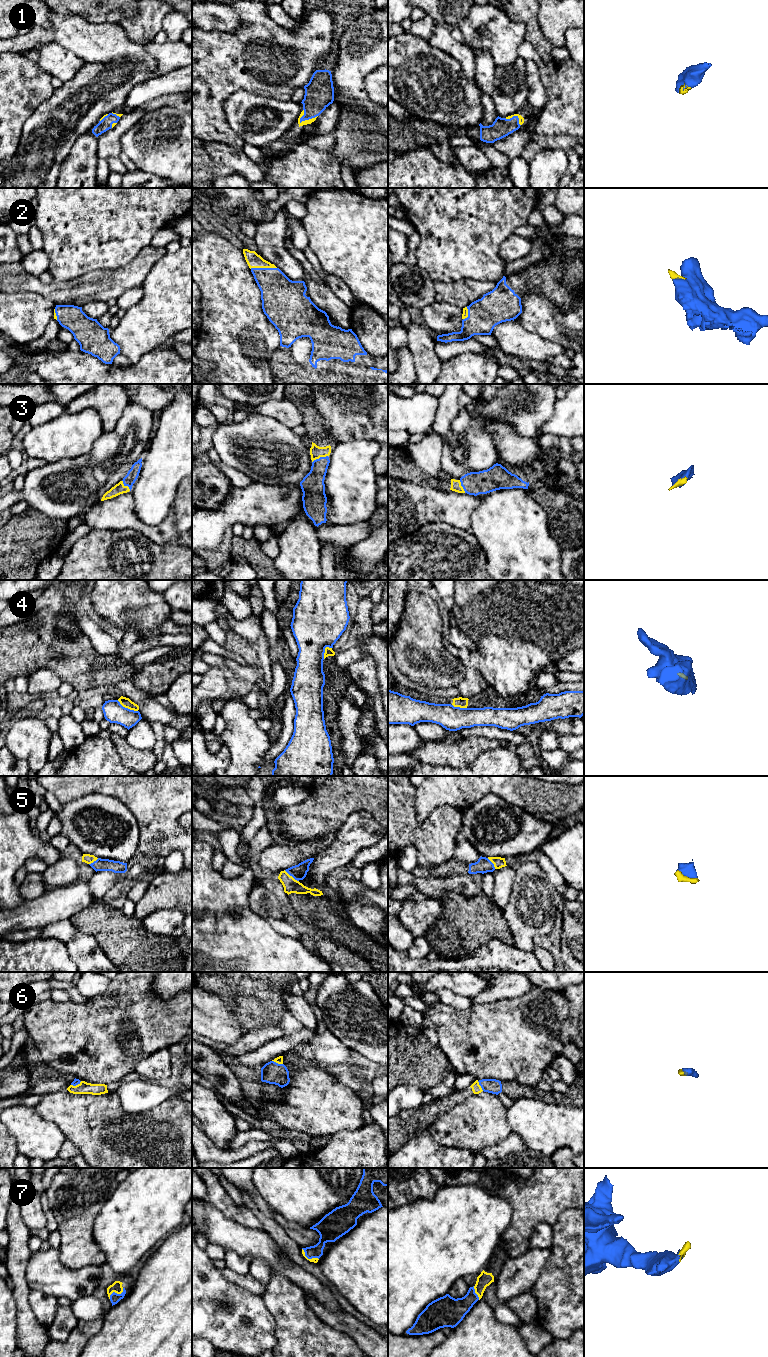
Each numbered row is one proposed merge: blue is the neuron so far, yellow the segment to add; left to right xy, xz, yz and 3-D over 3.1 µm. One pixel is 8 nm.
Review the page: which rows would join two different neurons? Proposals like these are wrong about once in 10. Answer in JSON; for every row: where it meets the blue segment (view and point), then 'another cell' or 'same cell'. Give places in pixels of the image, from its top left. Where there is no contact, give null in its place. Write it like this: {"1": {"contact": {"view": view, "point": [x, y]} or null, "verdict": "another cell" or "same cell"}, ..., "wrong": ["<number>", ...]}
{"1": {"contact": {"view": "xz", "point": [308, 119]}, "verdict": "same cell"}, "2": {"contact": {"view": "xz", "point": [263, 268]}, "verdict": "same cell"}, "3": {"contact": {"view": "xz", "point": [320, 457]}, "verdict": "same cell"}, "4": {"contact": {"view": "xy", "point": [127, 708]}, "verdict": "another cell"}, "5": {"contact": {"view": "xz", "point": [291, 875]}, "verdict": "same cell"}, "6": {"contact": {"view": "yz", "point": [480, 1085]}, "verdict": "same cell"}, "7": {"contact": {"view": "xy", "point": [116, 1293]}, "verdict": "same cell"}, "wrong": ["4"]}

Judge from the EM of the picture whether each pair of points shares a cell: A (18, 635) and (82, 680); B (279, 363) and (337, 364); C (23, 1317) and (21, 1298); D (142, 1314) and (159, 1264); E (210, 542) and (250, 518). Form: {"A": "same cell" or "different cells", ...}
{"A": "same cell", "B": "same cell", "C": "same cell", "D": "same cell", "E": "same cell"}

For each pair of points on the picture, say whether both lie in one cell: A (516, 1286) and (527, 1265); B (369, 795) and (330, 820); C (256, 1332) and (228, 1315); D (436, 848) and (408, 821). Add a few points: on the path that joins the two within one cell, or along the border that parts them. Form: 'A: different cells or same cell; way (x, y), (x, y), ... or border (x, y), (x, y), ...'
A: same cell; way (516, 1281), (516, 1278), (524, 1270)
B: same cell; way (359, 795), (355, 795), (340, 810)
C: same cell; way (249, 1330), (235, 1319)
D: same cell; way (429, 841), (414, 828)

